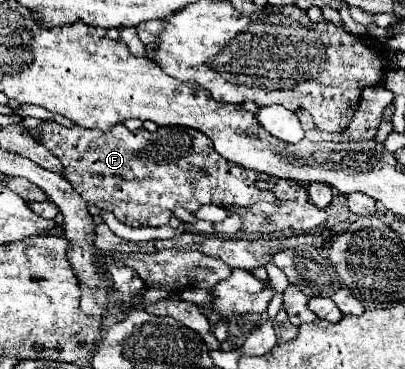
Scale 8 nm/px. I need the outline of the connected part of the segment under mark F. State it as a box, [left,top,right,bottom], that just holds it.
[34,119,274,227]

